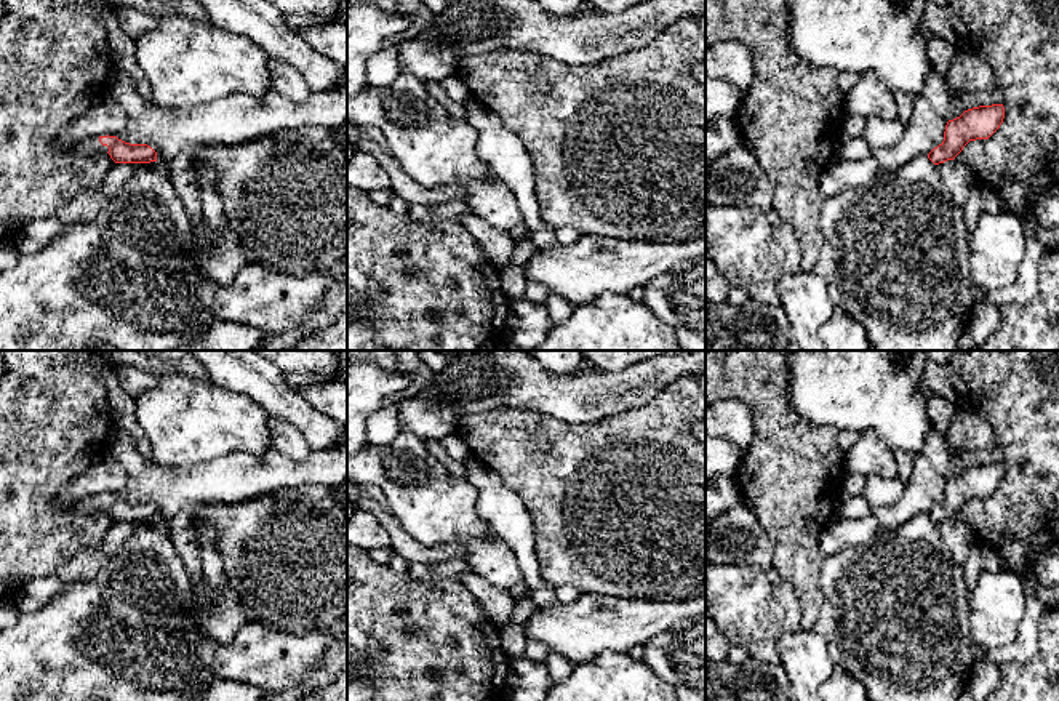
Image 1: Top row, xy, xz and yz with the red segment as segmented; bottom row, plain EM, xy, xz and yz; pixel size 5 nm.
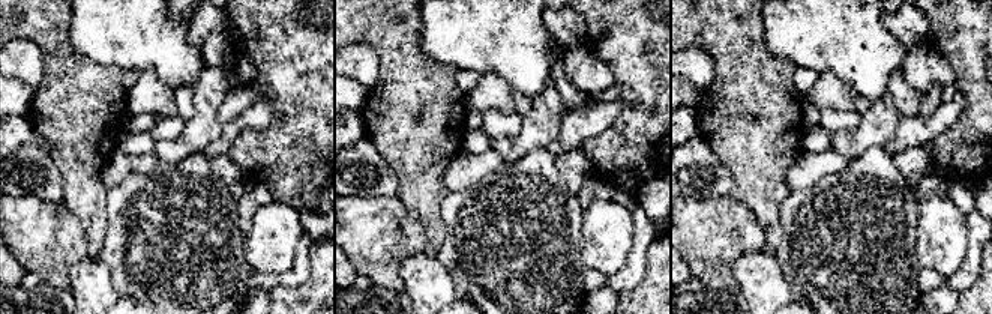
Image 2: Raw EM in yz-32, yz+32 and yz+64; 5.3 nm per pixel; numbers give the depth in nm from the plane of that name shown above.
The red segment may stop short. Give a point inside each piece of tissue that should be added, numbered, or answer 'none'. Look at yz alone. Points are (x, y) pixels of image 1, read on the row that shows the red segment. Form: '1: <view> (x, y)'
none

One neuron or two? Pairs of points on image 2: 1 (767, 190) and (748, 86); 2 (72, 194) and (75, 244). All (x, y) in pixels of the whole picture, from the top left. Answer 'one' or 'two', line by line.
1: one
2: two

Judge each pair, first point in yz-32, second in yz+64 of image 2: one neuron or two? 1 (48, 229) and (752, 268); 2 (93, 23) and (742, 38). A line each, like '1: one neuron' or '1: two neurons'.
1: two neurons
2: two neurons

